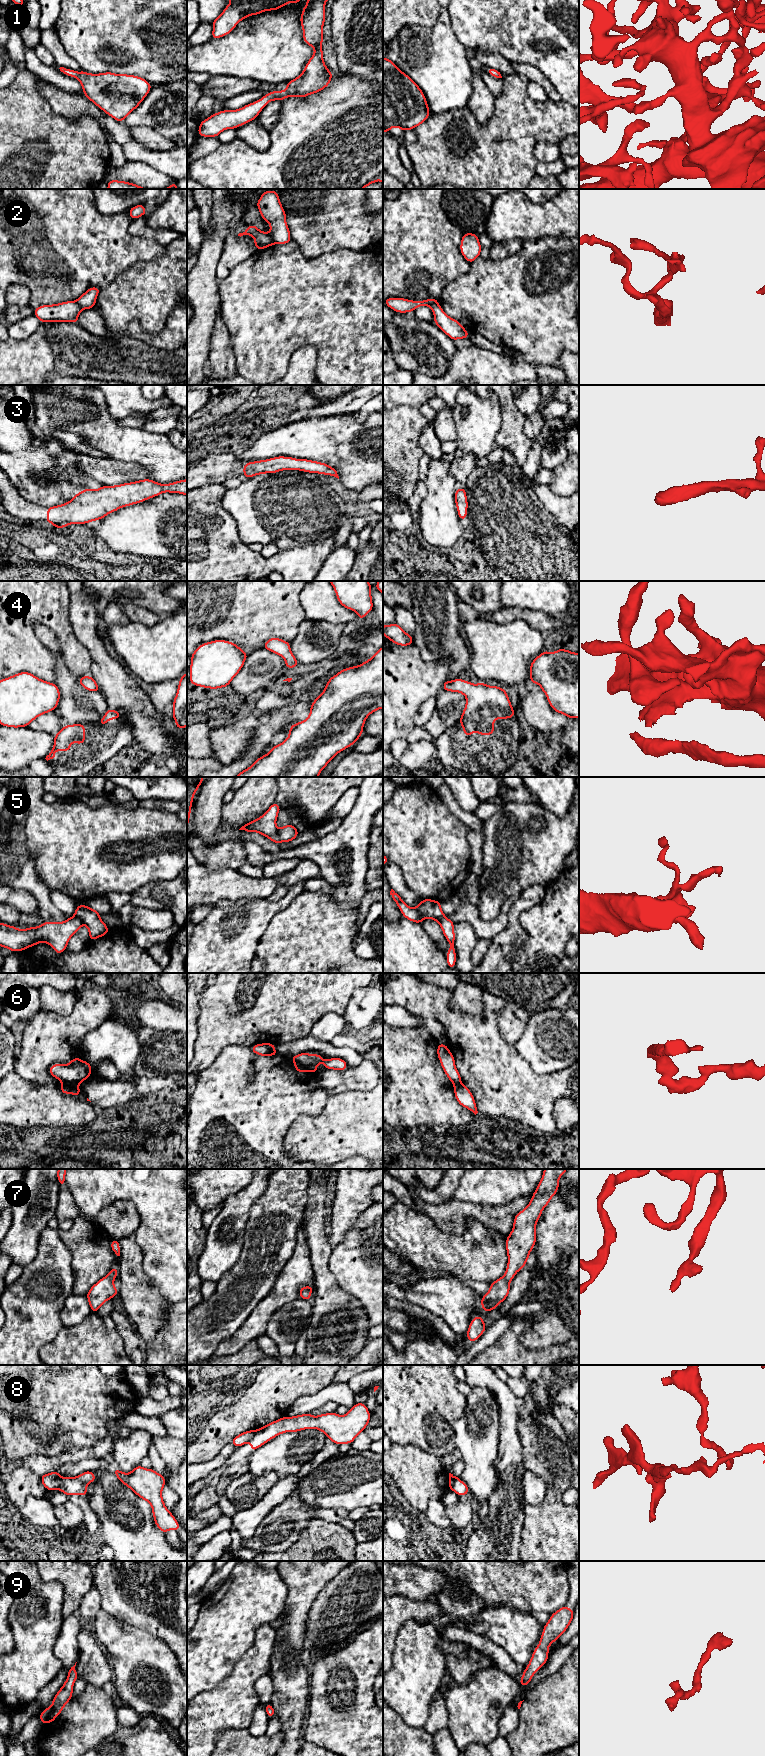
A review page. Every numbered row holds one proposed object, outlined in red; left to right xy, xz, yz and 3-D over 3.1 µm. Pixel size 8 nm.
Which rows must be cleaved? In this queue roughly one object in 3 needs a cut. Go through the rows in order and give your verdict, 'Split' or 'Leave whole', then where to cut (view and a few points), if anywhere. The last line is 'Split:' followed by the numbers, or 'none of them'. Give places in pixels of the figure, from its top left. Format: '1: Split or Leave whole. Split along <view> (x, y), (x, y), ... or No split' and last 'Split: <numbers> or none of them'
1: Leave whole. No split
2: Split. Split along xz (269, 233), (275, 243)
3: Leave whole. No split
4: Leave whole. No split
5: Split. Split along xz (276, 829), (277, 836), (281, 840)
6: Split. Split along xy (62, 1081), (77, 1085)
7: Leave whole. No split
8: Split. Split along yz (458, 1477), (448, 1488)
9: Leave whole. No split
Split: 2, 5, 6, 8

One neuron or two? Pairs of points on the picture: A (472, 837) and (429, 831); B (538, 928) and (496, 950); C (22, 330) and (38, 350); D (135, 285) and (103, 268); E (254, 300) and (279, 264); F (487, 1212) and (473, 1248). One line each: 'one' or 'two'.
A: two
B: two
C: two
D: two
E: one
F: two

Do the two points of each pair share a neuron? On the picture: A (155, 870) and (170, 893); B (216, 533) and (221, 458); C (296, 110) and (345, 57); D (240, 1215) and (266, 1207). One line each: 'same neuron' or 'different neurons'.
A: different neurons
B: different neurons
C: different neurons
D: different neurons

